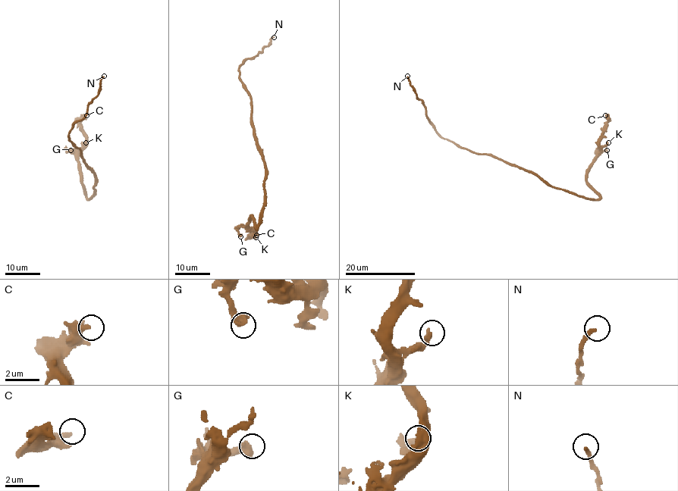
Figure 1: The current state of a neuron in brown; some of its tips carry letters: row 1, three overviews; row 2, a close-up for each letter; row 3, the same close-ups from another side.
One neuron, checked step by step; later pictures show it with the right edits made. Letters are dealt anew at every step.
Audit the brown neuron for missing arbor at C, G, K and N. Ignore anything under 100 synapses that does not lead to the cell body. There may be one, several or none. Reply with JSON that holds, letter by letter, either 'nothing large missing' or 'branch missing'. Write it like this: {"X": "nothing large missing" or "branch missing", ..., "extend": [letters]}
{"C": "nothing large missing", "G": "nothing large missing", "K": "nothing large missing", "N": "nothing large missing", "extend": []}

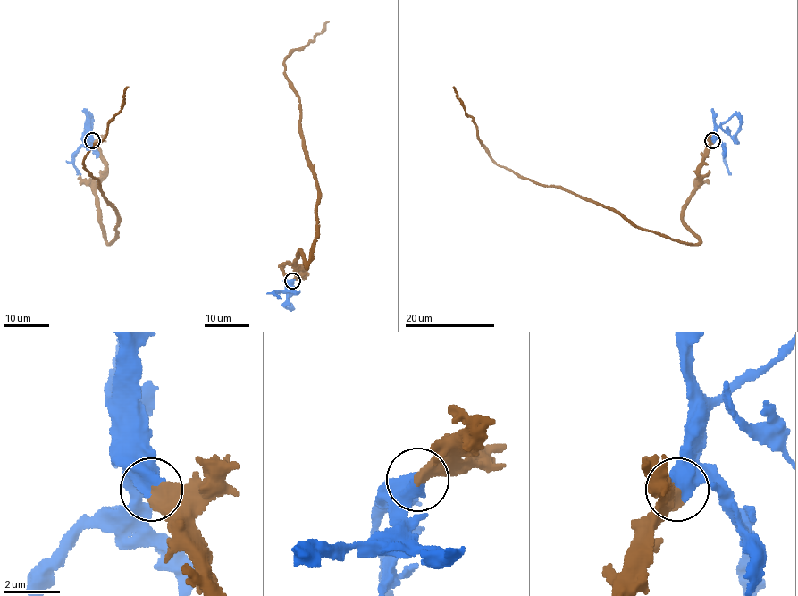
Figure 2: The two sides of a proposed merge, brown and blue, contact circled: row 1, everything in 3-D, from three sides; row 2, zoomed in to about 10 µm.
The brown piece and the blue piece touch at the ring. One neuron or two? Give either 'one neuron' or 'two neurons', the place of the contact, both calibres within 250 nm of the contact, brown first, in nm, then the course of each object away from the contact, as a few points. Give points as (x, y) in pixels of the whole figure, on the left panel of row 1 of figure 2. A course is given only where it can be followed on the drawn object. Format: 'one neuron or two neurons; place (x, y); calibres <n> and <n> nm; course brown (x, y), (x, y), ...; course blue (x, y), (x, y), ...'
one neuron; place (92, 140); calibres 550 and 700 nm; course brown (91, 140), (106, 168), (96, 200), (108, 244), (116, 236), (117, 213), (83, 159), (104, 137), (129, 87); course blue (91, 140), (86, 127), (88, 115), (86, 136), (91, 123)

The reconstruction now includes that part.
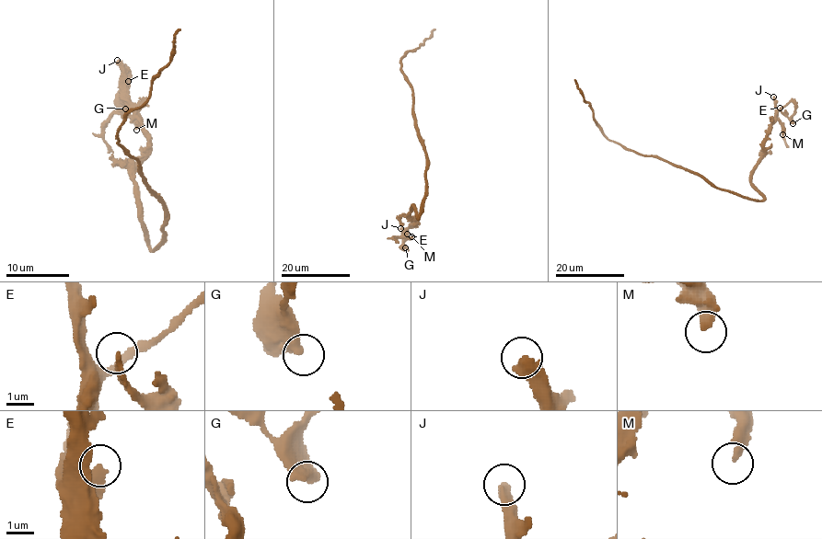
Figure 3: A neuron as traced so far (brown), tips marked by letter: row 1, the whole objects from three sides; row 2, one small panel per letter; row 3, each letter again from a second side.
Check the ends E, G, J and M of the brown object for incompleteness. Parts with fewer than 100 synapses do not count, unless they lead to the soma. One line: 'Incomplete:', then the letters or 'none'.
Incomplete: J

